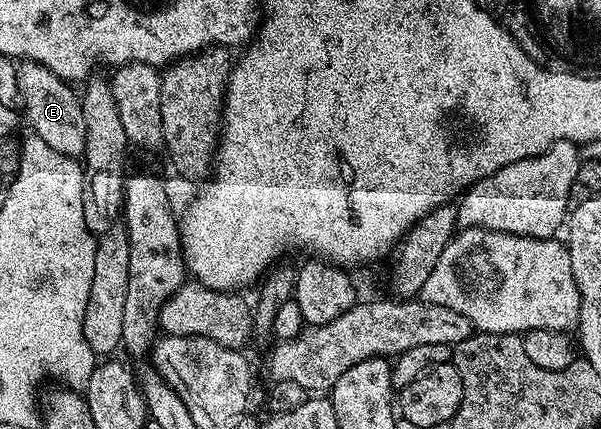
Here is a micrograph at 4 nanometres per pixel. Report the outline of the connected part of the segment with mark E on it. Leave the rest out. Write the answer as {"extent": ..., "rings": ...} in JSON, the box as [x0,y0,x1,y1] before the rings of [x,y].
{"extent":[17,61,87,159],"rings":[[[22,61],[17,67],[19,72],[20,105],[25,106],[25,114],[29,117],[29,130],[44,140],[55,152],[63,152],[63,156],[80,159],[85,152],[87,140],[87,124],[83,124],[83,108],[76,90],[70,83],[55,76],[40,62]]]}

